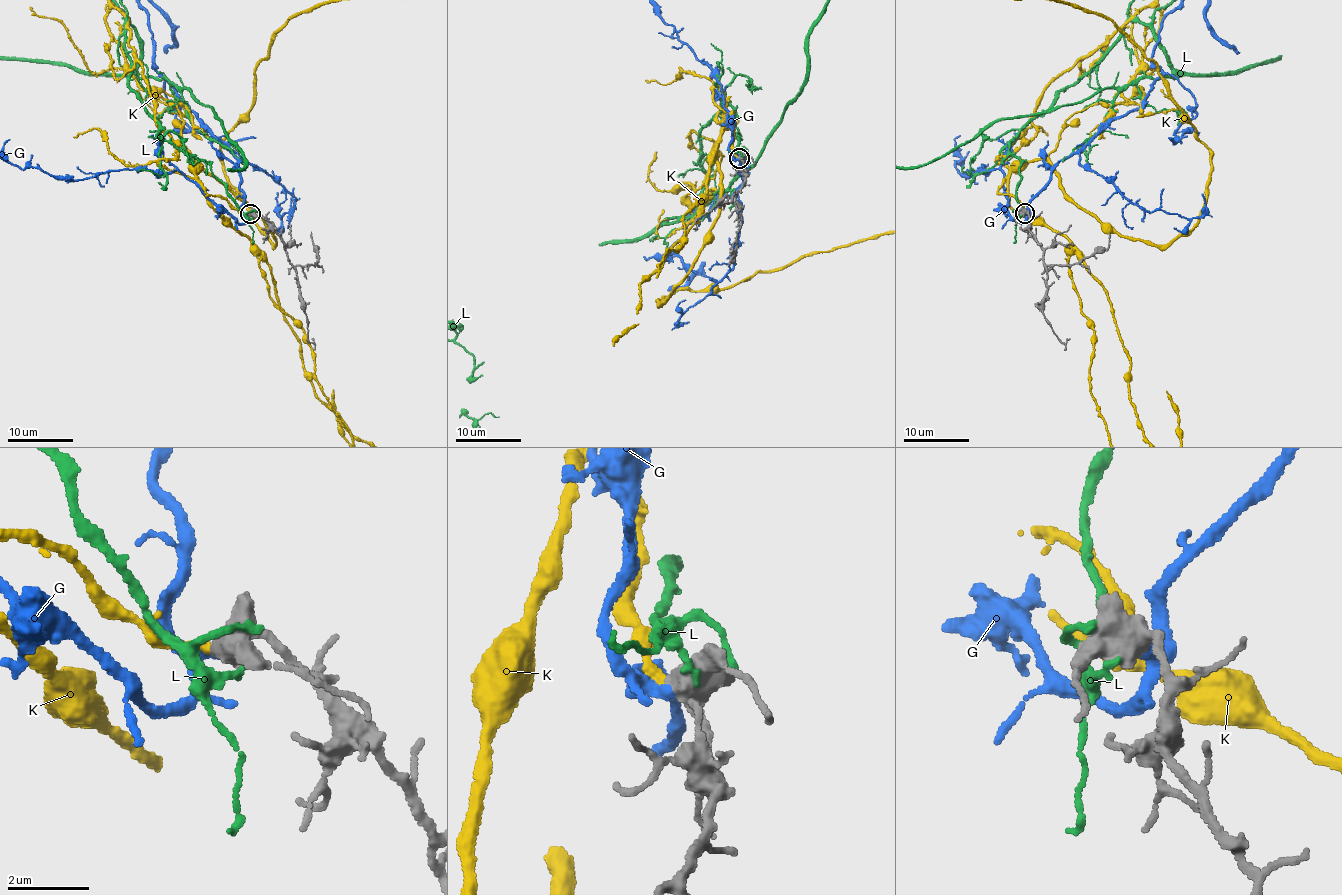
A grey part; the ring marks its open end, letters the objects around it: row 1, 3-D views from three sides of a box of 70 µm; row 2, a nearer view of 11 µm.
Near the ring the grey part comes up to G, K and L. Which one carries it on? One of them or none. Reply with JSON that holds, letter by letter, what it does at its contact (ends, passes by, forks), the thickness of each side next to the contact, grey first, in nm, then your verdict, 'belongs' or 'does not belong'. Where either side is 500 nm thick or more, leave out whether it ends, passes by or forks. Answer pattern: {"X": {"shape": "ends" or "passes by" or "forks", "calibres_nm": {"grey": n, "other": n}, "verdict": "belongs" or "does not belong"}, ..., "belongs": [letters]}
{"G": {"calibres_nm": {"grey": 500, "other": 190}, "verdict": "belongs"}, "K": {"shape": "ends", "calibres_nm": {"grey": 460, "other": 260}, "verdict": "does not belong"}, "L": {"calibres_nm": {"grey": 600, "other": 170}, "verdict": "does not belong"}, "belongs": ["G"]}

